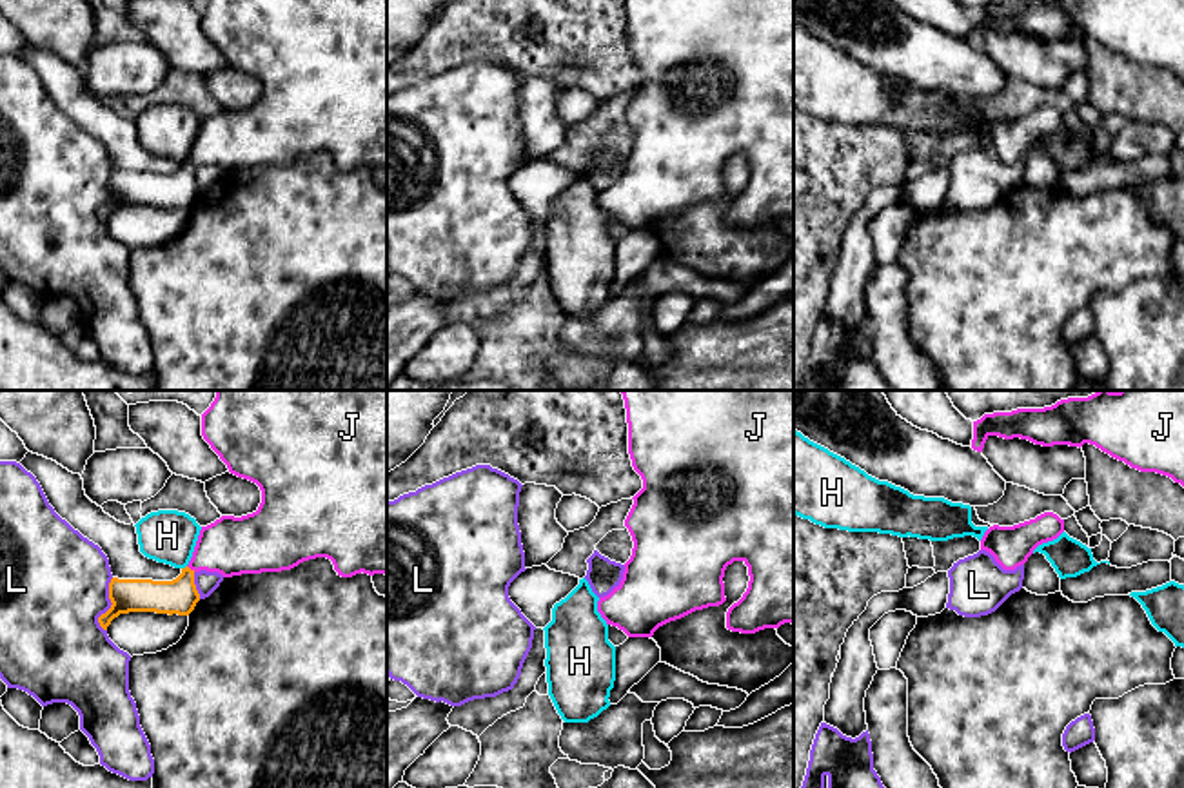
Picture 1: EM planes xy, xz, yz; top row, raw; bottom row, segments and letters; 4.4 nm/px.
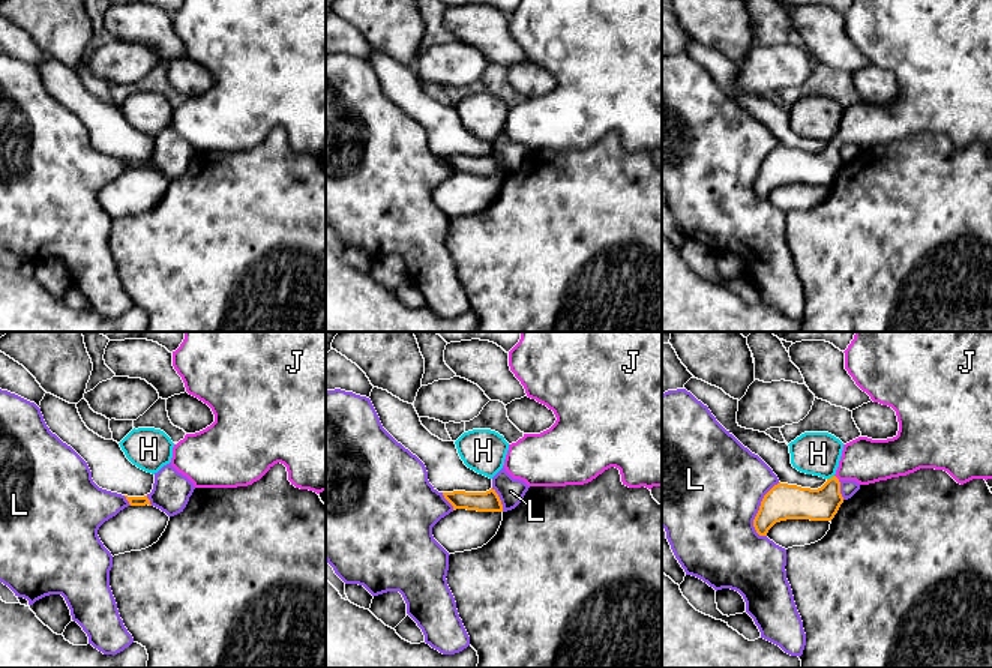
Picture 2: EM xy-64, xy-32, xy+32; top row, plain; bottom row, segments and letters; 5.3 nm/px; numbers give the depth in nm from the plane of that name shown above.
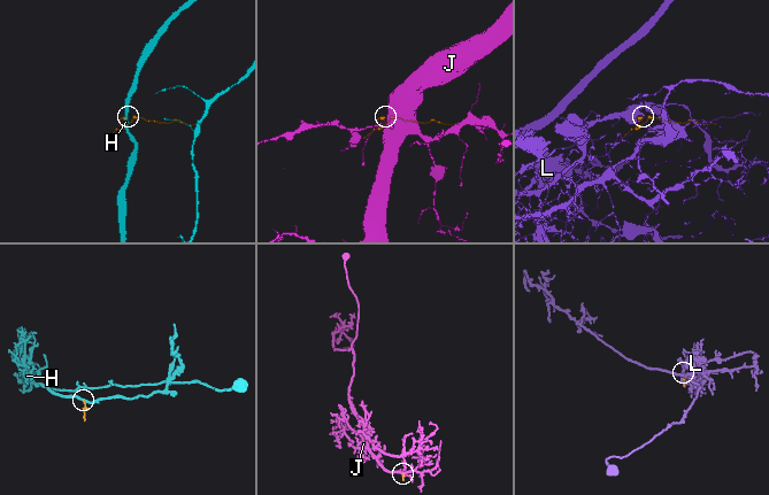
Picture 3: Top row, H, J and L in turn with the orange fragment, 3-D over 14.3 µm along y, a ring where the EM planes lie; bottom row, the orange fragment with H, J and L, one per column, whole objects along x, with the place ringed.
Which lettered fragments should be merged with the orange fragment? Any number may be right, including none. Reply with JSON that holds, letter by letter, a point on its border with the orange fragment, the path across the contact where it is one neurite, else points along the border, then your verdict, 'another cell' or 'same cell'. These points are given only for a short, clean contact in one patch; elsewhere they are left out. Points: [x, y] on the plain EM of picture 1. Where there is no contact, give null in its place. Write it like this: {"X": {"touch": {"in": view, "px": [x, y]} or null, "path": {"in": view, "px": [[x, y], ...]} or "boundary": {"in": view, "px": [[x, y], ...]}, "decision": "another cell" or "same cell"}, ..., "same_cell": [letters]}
{"H": {"touch": {"in": "xy", "px": [186, 160]}, "decision": "another cell"}, "J": {"touch": {"in": "xy", "px": [189, 162]}, "path": {"in": "xy", "px": [[178, 189], [189, 162], [220, 140], [231, 138]]}, "decision": "same cell"}, "L": {"touch": {"in": "xy", "px": [111, 198]}, "decision": "another cell"}, "same_cell": ["J"]}

